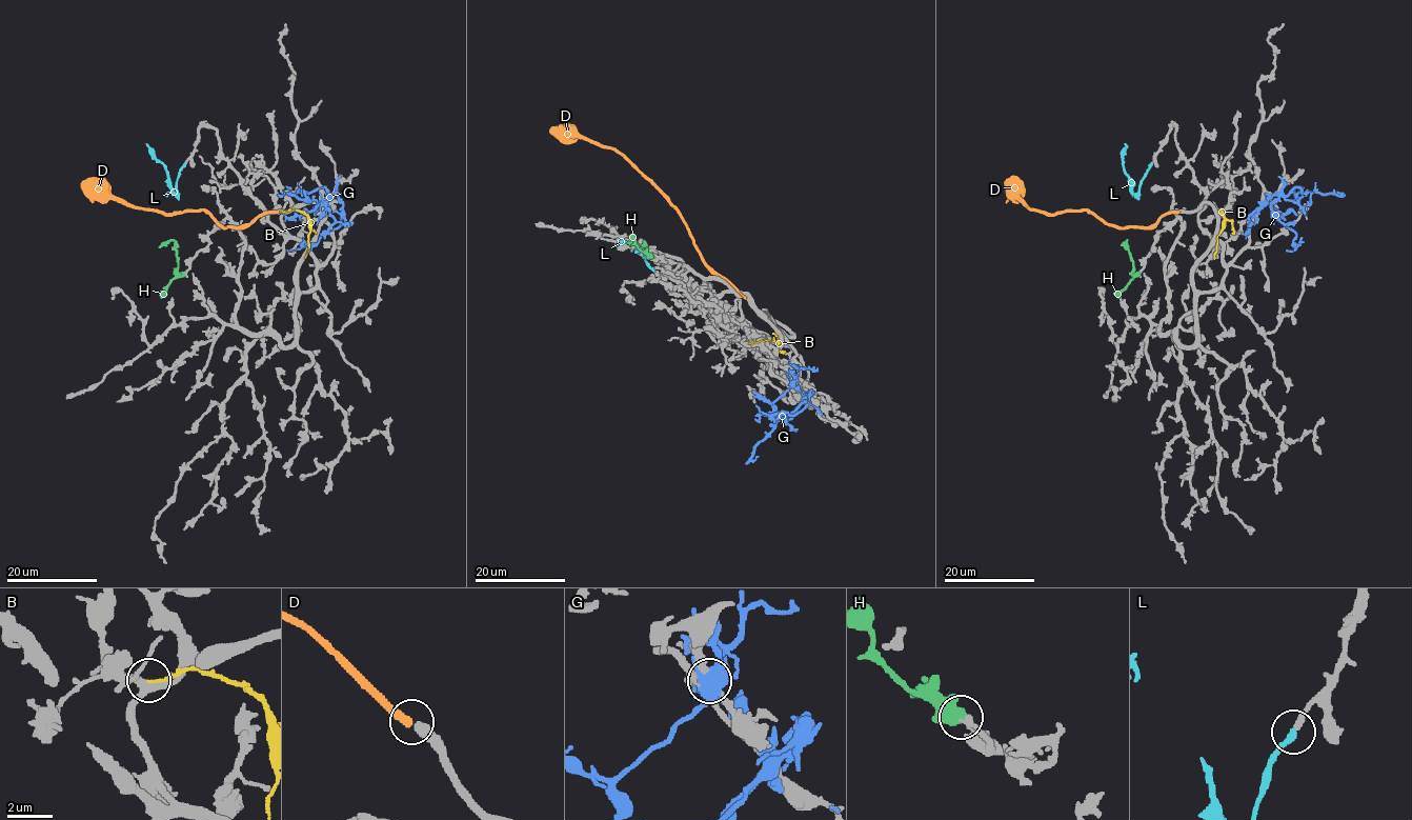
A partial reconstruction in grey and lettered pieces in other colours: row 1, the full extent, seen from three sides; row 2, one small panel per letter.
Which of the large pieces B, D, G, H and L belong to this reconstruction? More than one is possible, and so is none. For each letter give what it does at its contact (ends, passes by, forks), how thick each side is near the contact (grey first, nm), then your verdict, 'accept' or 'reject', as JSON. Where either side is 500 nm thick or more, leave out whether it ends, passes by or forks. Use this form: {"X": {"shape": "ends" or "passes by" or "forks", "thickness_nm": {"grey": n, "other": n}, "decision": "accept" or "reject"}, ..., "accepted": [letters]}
{"B": {"shape": "ends", "thickness_nm": {"grey": 240, "other": 260}, "decision": "reject"}, "D": {"shape": "ends", "thickness_nm": {"grey": 440, "other": 360}, "decision": "accept"}, "G": {"thickness_nm": {"grey": 440, "other": 550}, "decision": "reject"}, "H": {"thickness_nm": {"grey": 380, "other": 500}, "decision": "accept"}, "L": {"shape": "ends", "thickness_nm": {"grey": 260, "other": 340}, "decision": "accept"}, "accepted": ["D", "H", "L"]}

